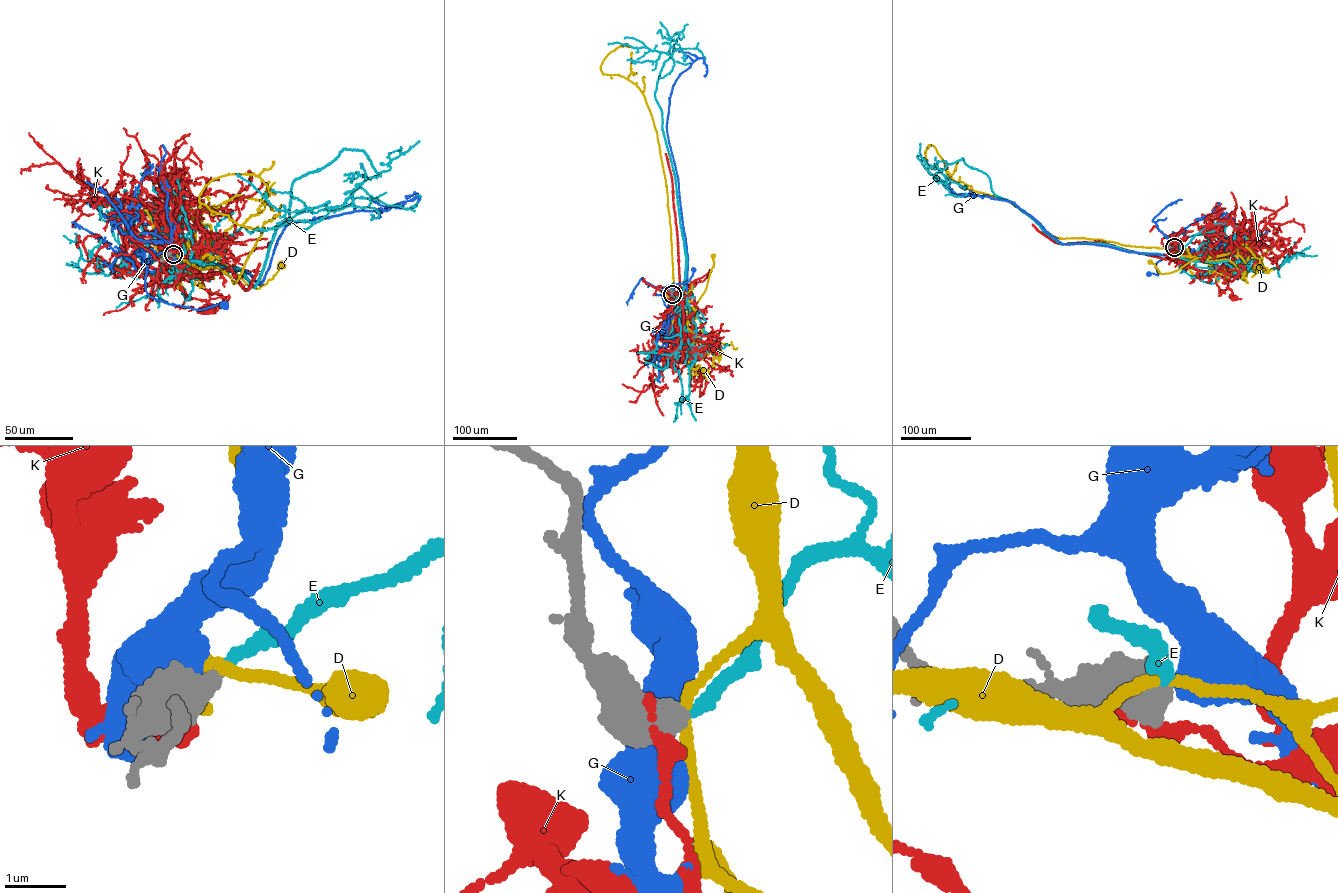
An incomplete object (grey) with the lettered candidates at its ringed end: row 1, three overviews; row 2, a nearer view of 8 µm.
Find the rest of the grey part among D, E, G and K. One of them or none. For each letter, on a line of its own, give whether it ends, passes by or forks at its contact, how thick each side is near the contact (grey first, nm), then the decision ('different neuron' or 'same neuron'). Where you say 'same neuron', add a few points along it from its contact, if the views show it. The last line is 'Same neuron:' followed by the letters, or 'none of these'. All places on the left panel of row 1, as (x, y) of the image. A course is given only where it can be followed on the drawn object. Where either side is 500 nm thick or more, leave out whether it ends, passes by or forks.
D: calibres 550 and 160 nm; different neuron
E: calibres 500 and 200 nm; same neuron; course (173, 254), (236, 268), (254, 287), (294, 180), (345, 149), (378, 174), (343, 205), (289, 212), (237, 174)
G: calibres 700 and 500 nm; different neuron
K: calibres 750 and 260 nm; different neuron
Same neuron: E

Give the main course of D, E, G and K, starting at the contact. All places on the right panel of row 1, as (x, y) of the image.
D: (1174, 247), (1187, 249), (1191, 256), (1197, 258), (1176, 271), (1162, 274), (1149, 262)
E: (1174, 247), (1179, 257), (1061, 244), (962, 158), (939, 170), (946, 180), (929, 174), (920, 143)
G: (1174, 247), (1190, 249), (1182, 250), (1160, 260), (1156, 265), (1158, 275), (1149, 273)
K: (1174, 248), (1184, 253), (1205, 251), (1212, 254), (1213, 260), (1224, 266), (1234, 297)

